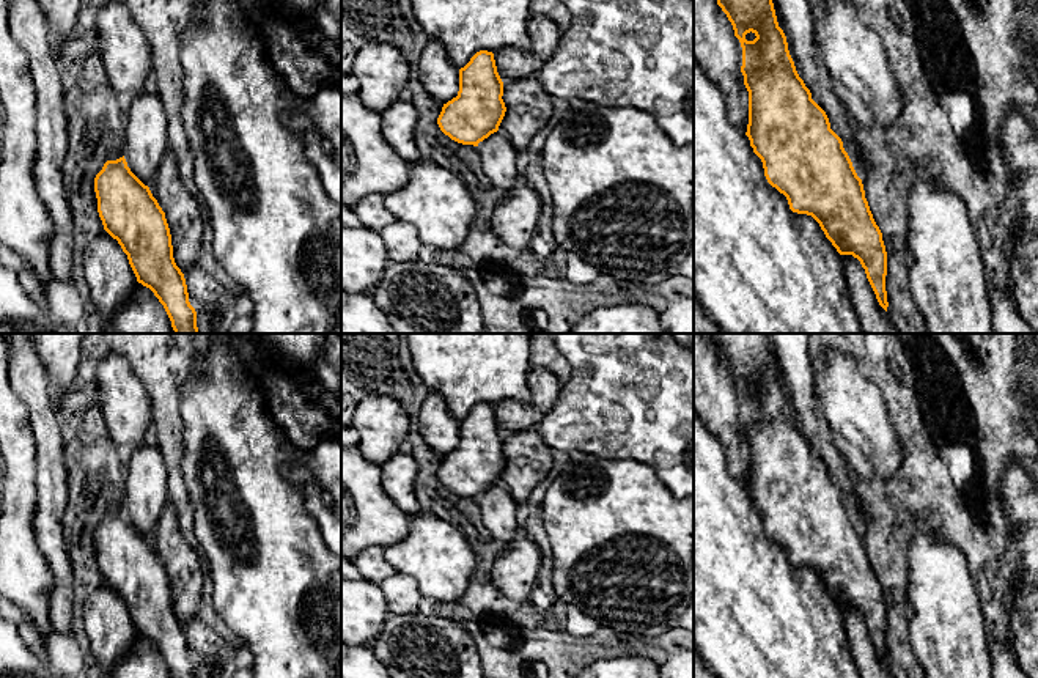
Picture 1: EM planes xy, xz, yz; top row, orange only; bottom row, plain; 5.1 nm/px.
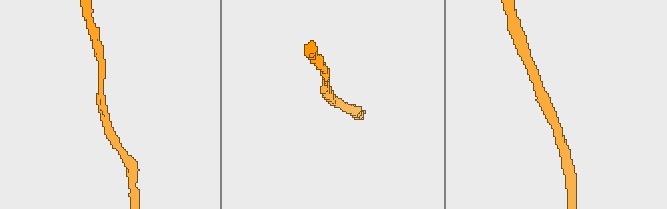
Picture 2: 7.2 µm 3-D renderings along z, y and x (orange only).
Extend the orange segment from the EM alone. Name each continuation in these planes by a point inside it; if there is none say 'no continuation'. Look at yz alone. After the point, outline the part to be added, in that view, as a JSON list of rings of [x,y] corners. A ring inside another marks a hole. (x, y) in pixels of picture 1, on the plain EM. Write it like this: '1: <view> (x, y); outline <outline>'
no continuation

